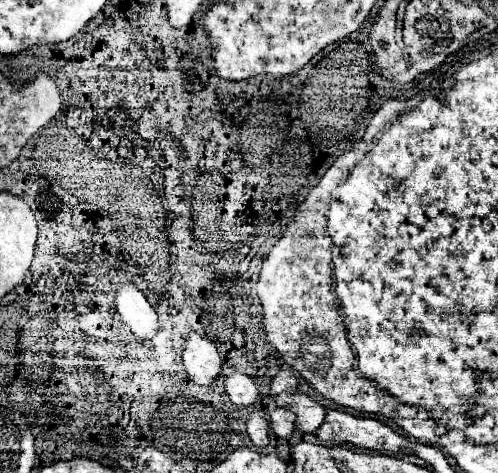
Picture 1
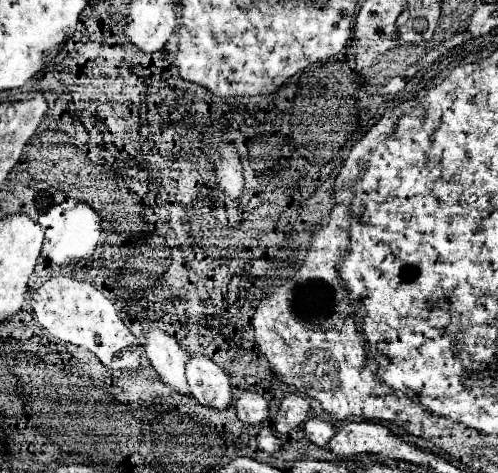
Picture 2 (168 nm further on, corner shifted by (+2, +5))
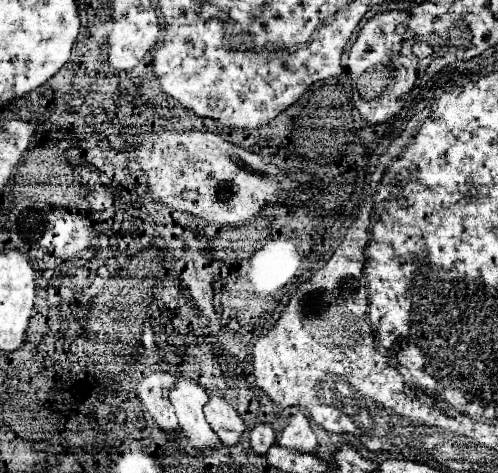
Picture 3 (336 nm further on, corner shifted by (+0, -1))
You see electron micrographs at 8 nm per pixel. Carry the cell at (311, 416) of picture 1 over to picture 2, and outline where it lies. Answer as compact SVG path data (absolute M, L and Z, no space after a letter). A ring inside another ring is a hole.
M312 414L312 416L306 420L306 424L304 424L304 434L306 434L306 438L312 440L314 444L326 446L328 440L330 440L330 436L336 434L336 428L334 428L332 422L320 420L320 418L316 418L316 416Z

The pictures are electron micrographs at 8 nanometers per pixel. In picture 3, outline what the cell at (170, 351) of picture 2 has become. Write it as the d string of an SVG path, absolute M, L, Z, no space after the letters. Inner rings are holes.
M176 376L176 388L170 392L170 402L180 420L180 430L192 442L194 450L220 450L222 442L206 422L202 410L208 402L208 394L200 384Z

